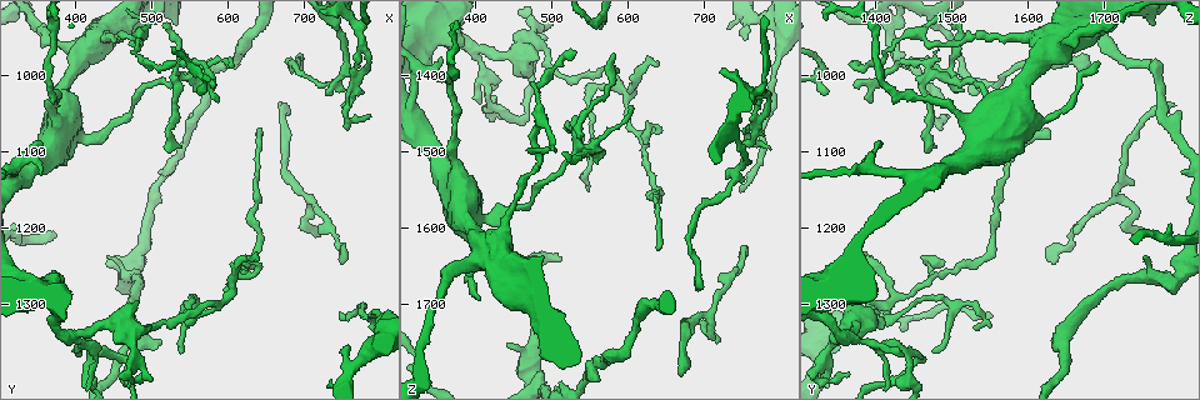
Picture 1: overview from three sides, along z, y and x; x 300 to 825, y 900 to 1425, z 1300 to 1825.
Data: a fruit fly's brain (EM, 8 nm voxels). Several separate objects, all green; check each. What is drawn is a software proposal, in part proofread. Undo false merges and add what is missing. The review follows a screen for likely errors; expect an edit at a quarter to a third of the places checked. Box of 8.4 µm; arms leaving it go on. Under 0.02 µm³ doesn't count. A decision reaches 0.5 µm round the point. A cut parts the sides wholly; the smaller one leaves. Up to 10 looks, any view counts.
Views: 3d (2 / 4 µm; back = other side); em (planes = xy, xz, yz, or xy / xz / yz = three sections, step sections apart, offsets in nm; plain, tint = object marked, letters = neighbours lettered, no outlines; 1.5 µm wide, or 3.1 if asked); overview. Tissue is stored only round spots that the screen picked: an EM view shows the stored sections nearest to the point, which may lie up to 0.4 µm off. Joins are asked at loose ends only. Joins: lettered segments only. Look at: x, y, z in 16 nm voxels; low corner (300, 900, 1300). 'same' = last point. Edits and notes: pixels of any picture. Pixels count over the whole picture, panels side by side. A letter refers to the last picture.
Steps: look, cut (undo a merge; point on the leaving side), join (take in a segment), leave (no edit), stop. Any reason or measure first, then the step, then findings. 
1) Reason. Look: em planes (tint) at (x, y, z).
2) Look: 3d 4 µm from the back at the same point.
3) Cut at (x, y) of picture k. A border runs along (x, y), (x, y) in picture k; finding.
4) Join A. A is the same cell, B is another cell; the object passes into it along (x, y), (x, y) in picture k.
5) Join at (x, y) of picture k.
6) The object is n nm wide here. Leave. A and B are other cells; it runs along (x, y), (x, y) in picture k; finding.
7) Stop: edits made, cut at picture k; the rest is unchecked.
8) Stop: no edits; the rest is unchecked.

Look: em yz step 8 (tint) at (530, 980, 1370).

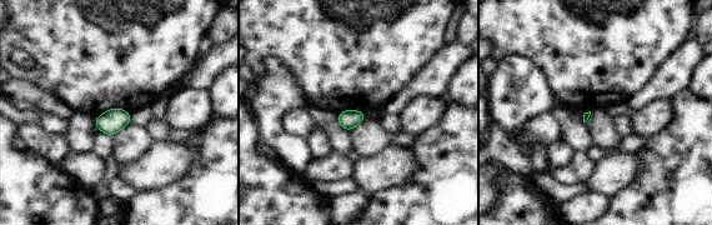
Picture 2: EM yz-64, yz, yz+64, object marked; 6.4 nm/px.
Another direction. Look: em planes (letters) at the same point.

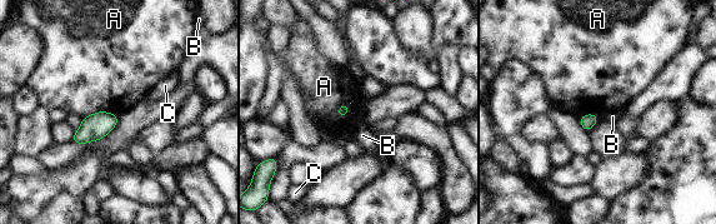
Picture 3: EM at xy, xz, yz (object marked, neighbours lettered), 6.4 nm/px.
Leave. A, B and C are other cells; a border runs along (350, 105), (341, 104), (334, 112) in picture 3; no lettered segment goes on from it.

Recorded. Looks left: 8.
Abrupt turn. Look: em planes (tint) at (530, 1005, 1490).

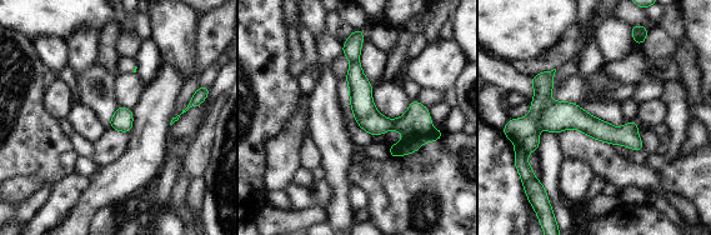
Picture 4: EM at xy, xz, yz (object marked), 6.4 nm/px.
Look: em planes (letters) at the same point.

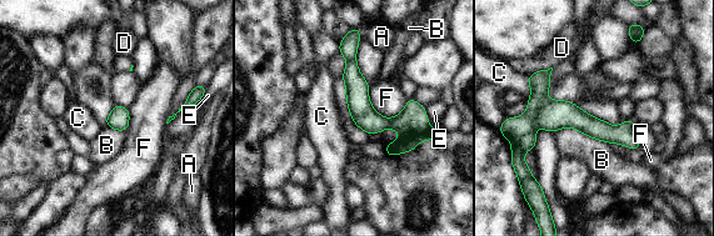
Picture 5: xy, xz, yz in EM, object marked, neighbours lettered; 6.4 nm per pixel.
The object is 140 nm wide here. Leave. A, B, C, D, E and F are other cells; a border runs along (553, 131), (572, 126), (609, 144) in picture 5; continuous, no second cell.

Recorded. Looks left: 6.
Look: 3d 2 µm at (720, 1215, 1745).

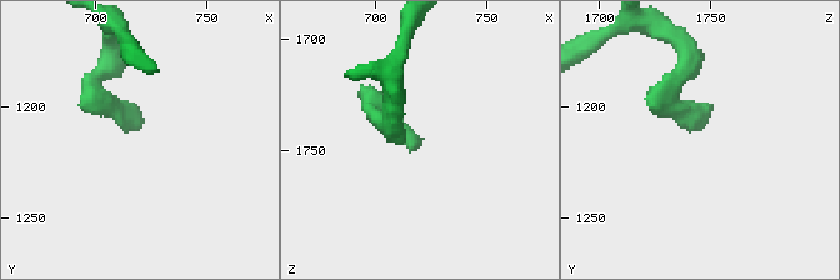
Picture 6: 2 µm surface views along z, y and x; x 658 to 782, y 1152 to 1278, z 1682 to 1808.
Look: em planes (letters) at (719, 1212, 1745).

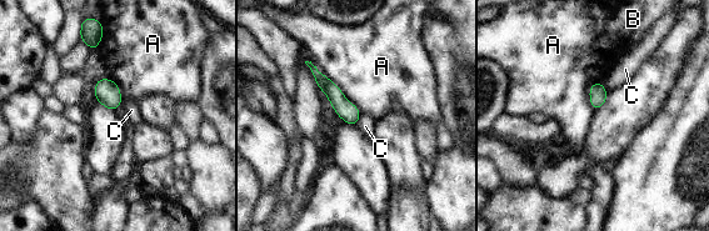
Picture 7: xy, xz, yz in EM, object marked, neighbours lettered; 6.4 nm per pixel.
The object is 110 nm wide here; the longest contact is with A, 480 nm. Leave. A, B and C are other cells; none of them fits.

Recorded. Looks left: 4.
Branch stops here. Look: em planes (letters) at (510, 1350, 1640).

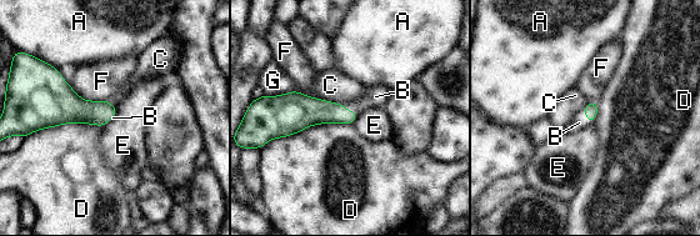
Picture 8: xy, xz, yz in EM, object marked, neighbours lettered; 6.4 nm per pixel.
Join B. B is the same cell, A, C, D, E, F and G are other cells; it goes on there.

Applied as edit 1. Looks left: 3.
Stop: edits made, join at picture 8; the rest is unchecked.

